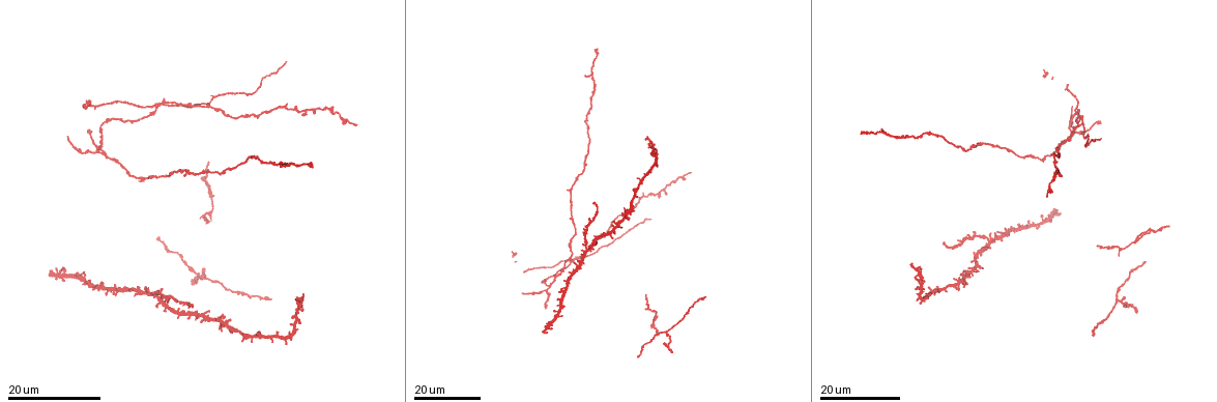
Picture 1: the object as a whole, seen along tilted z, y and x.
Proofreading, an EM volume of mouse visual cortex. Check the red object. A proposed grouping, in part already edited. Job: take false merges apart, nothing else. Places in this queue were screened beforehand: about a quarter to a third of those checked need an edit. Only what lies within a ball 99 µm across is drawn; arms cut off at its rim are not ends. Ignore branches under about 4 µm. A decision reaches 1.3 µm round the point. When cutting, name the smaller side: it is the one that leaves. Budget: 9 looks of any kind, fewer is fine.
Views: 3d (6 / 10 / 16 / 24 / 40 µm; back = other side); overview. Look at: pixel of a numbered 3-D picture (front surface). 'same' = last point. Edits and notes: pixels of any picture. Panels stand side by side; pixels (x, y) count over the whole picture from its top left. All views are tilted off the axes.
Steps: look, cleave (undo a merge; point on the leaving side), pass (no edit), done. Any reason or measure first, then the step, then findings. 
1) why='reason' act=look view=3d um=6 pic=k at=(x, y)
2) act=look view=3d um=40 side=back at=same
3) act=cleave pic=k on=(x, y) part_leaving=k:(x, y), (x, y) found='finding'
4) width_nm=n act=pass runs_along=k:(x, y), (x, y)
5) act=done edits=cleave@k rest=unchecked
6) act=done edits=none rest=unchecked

why='arms part here' act=look view=3d um=24 pic=1 at=(95, 150)

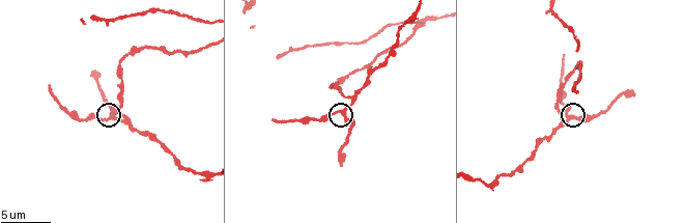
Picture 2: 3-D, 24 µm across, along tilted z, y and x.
act=look view=3d um=10 pic=2 at=(570, 118)

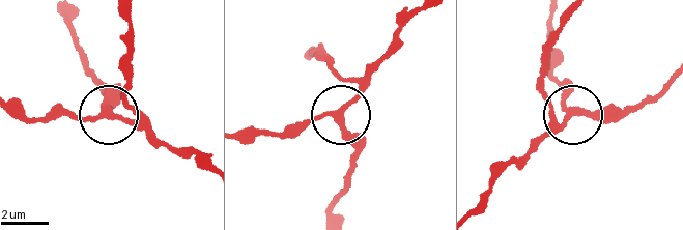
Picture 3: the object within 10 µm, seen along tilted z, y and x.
width_nm=230 act=pass found='continuous, no second cell'

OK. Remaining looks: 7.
why='side arm on a straight run' act=look view=3d um=24 pic=1 at=(153, 106)

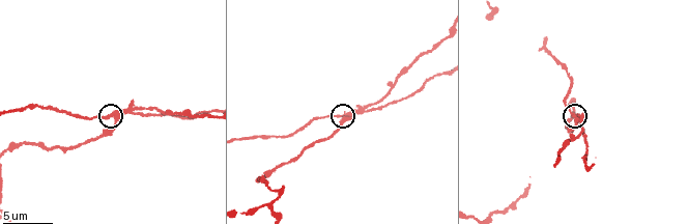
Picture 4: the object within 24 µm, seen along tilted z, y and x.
why='closer look' act=look view=3d um=6 pic=4 at=(110, 113)

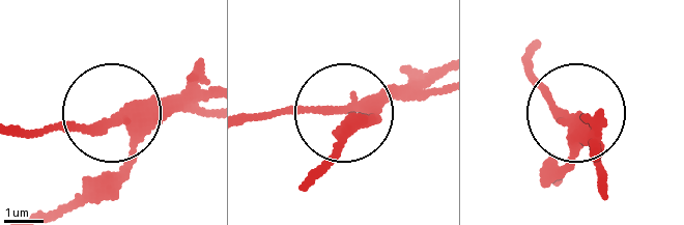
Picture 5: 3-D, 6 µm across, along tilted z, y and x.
act=cleave pic=5 on=(212, 115) part_leaving=5:(159, 110), (202, 109) found='a second cell is stuck on'

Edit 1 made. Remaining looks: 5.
why='four or more arms meet' act=look view=3d um=24 pic=1 at=(1046, 222)

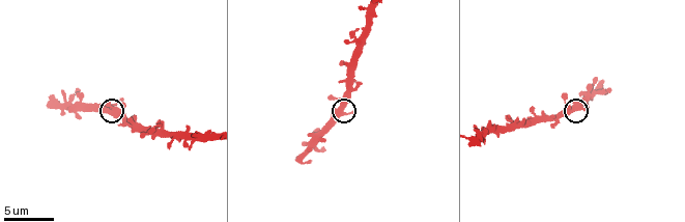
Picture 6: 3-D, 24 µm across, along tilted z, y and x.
why='closer look' act=look view=3d um=6 pic=6 at=(580, 106)

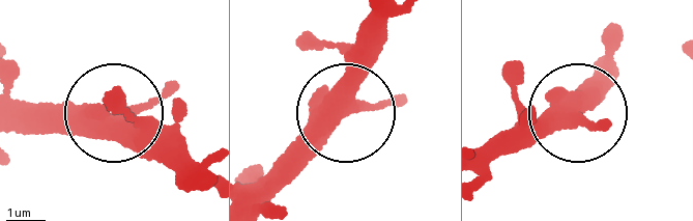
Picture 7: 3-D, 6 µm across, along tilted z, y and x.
arms=4 act=pass runs_along=7:(481, 159), (560, 128), (614, 63) found='one cell here'

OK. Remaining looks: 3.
why='four-way junction' act=look view=3d um=24 pic=1 at=(988, 240)

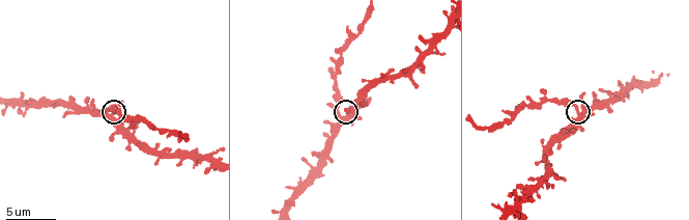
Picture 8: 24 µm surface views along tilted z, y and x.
act=look view=3d um=6 pic=8 at=(110, 116)

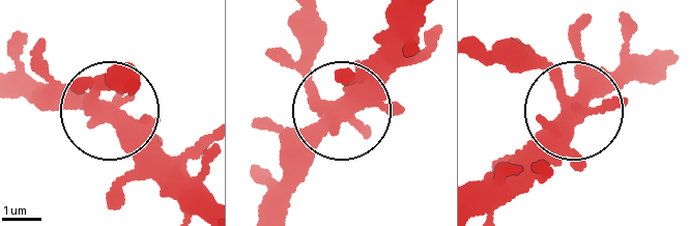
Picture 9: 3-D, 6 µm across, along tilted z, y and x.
width_nm=380 act=pass found='one cell here'

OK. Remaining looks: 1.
act=done edits=cleave@5 rest=unchecked

